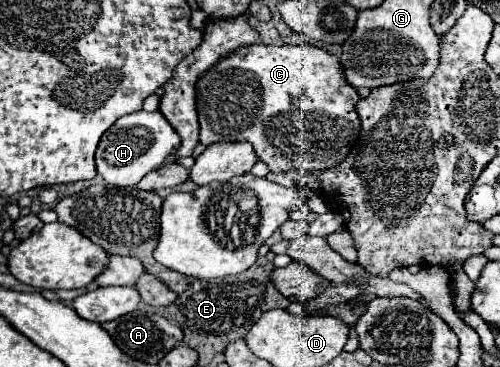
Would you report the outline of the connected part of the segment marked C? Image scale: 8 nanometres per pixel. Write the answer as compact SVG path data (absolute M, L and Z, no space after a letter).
M251 44L245 48L237 48L233 54L223 56L221 60L217 60L209 70L205 70L205 74L199 76L197 80L197 116L199 116L199 142L209 146L215 142L233 142L233 140L247 140L253 144L257 156L261 162L265 162L269 166L271 172L287 172L287 170L297 170L297 172L317 172L317 170L325 170L331 166L337 166L337 162L341 162L345 158L345 154L351 150L353 142L359 136L361 130L361 122L357 120L357 112L355 112L355 104L359 100L359 94L355 88L351 88L345 78L341 78L341 64L337 62L337 58L317 46L311 44L297 44L297 46L289 46L289 44L281 44L281 46L265 46L265 44Z

